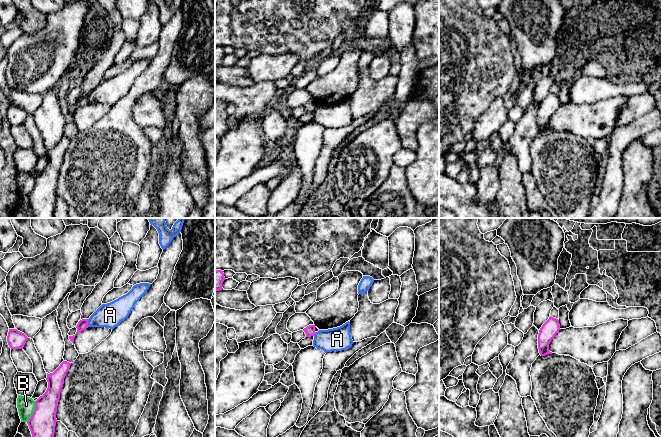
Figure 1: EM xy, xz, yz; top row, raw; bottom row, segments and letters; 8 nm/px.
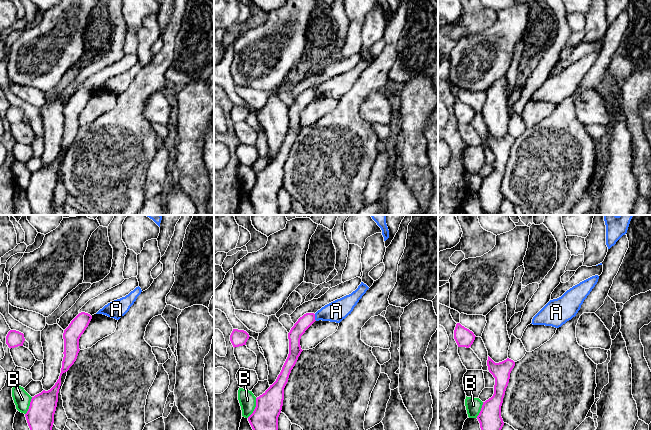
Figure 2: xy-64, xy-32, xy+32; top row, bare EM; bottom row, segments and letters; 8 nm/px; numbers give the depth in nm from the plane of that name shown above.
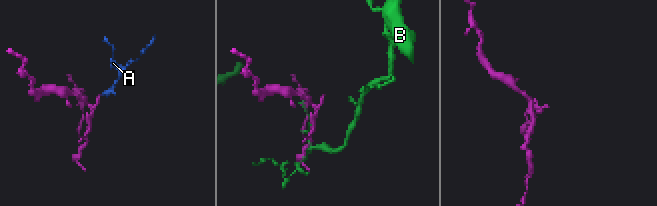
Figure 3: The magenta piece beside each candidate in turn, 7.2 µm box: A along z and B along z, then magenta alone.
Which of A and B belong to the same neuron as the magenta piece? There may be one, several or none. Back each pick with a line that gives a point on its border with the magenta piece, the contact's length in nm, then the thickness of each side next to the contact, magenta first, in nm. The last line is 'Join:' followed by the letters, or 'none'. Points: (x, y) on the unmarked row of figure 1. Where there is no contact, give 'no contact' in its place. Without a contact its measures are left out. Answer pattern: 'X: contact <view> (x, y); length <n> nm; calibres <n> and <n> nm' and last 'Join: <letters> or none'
Join: none

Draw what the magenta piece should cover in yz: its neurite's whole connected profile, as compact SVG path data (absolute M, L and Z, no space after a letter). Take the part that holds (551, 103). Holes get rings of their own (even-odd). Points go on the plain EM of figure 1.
M551 92L542 101L538 110L538 125L541 132L552 130L552 128L549 127L549 120L559 106L559 96Z

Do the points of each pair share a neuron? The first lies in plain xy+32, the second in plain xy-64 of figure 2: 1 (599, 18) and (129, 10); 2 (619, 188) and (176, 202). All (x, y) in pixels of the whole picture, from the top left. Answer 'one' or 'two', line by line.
1: two
2: one

